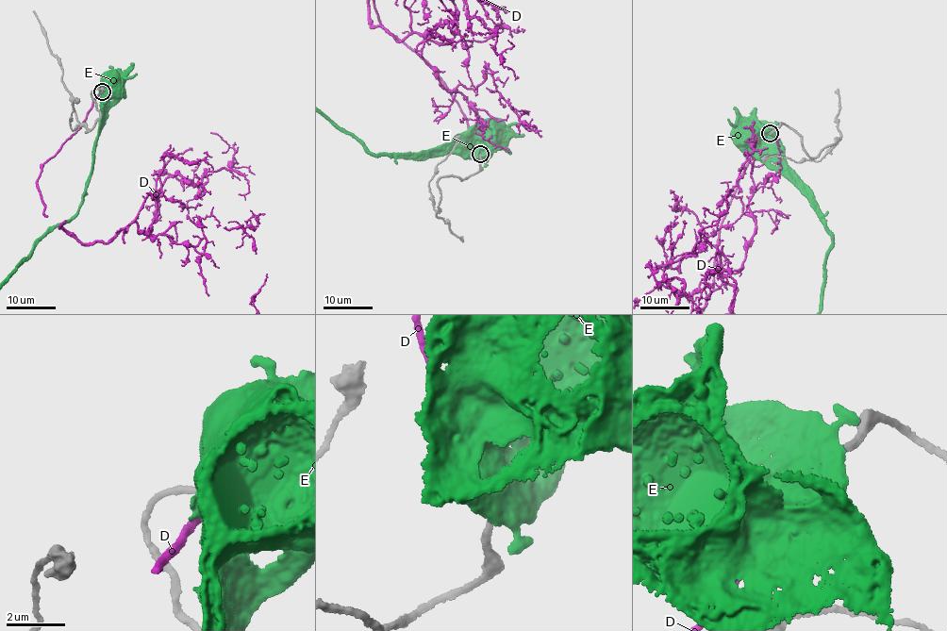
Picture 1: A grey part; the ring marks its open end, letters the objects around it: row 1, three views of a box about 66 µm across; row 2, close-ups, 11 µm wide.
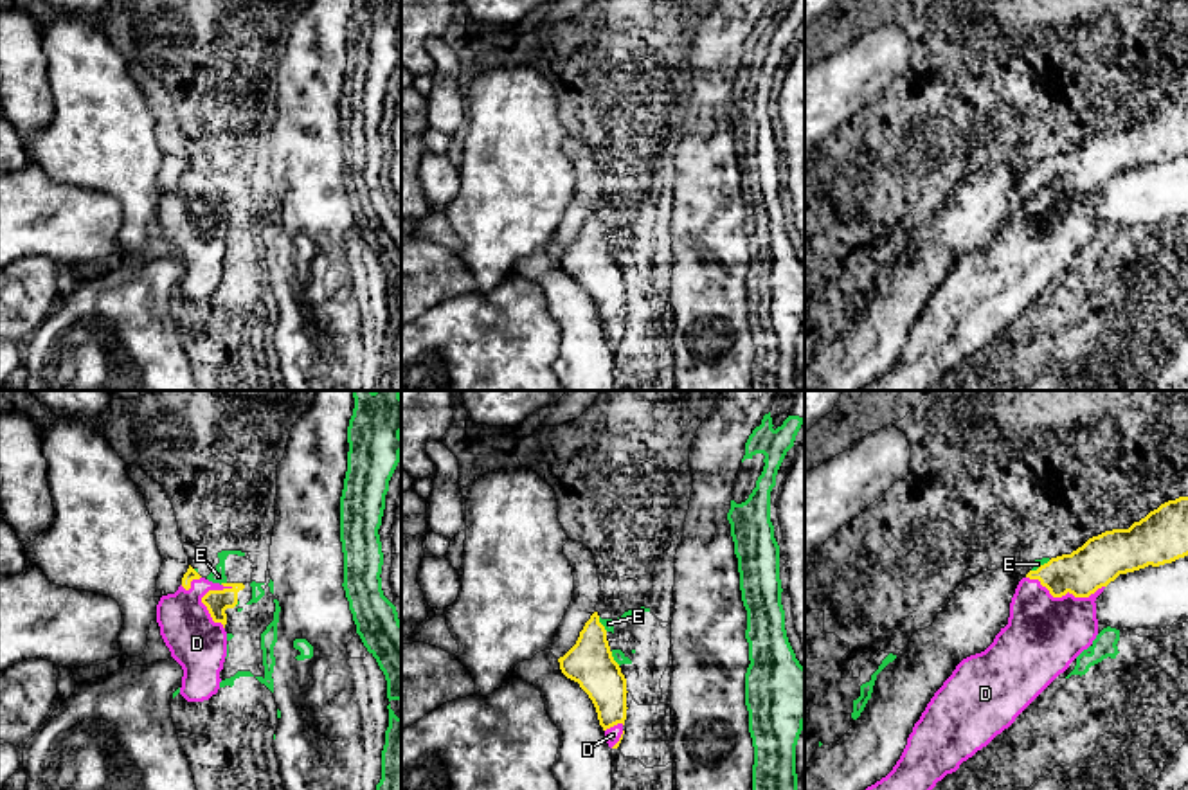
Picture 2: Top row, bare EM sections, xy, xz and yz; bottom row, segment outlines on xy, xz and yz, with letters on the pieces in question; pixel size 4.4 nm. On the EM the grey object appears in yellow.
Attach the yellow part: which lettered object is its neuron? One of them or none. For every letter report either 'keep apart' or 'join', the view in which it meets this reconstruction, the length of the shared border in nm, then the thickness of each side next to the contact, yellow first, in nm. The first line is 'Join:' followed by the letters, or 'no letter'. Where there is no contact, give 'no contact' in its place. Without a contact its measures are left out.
Join: D
D: join; contact in yz; length 360 nm; calibres 220 and 340 nm
E: keep apart; contact in xz; length 80 nm; calibres 200 and 50 nm

